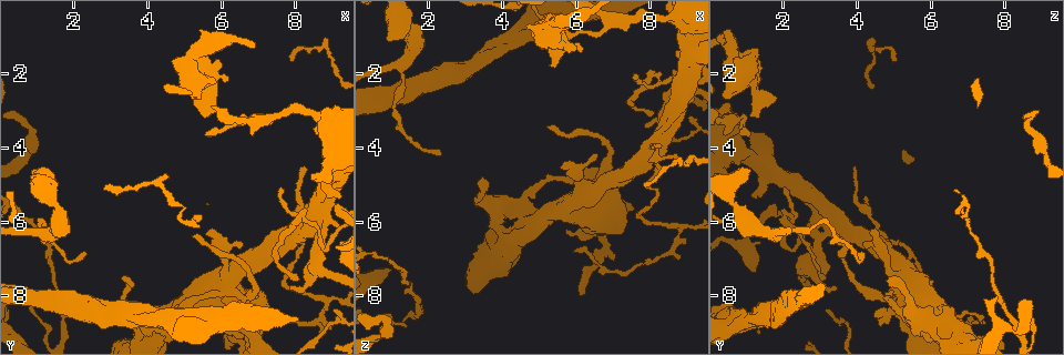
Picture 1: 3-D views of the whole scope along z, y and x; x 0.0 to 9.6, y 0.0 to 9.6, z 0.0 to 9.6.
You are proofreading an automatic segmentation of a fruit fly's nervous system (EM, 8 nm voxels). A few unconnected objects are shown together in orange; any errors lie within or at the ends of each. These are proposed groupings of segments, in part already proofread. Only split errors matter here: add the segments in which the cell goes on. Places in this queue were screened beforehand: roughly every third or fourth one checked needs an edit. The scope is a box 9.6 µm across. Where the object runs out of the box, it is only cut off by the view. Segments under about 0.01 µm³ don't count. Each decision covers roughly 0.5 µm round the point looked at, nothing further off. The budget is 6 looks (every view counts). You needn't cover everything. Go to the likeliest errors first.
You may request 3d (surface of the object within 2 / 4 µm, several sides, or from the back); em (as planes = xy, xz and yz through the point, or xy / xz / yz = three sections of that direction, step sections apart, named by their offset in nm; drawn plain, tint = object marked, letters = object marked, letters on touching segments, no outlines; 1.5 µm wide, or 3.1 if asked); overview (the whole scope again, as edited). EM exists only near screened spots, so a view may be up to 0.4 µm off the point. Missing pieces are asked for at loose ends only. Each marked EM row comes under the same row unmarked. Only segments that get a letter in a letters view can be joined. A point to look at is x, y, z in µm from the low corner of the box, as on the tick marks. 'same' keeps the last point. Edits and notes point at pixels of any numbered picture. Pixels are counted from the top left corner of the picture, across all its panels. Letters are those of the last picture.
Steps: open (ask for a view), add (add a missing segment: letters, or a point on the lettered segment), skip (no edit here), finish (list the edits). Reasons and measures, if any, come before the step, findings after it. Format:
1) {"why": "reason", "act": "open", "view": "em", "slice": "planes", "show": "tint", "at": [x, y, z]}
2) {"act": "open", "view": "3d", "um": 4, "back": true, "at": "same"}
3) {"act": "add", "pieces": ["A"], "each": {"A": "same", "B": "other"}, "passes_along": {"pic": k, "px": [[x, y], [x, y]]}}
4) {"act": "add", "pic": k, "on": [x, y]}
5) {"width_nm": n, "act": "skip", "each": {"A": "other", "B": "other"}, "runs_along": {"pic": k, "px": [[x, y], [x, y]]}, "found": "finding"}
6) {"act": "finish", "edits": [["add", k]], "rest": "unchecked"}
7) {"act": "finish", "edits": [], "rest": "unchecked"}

{"act": "open", "view": "em", "slice": "yz", "step": 8, "show": "letters", "at": [5.35, 2.75, 1.75]}

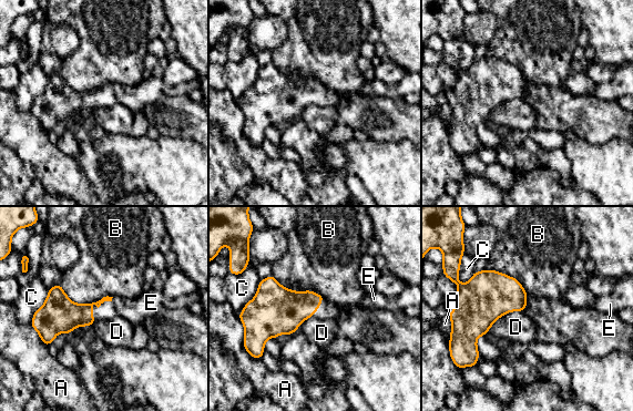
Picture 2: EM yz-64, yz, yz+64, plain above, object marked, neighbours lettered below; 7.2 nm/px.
{"longest_contact_nm": ["B", 400], "act": "add", "pieces": ["E"], "each": {"A": "other", "B": "other", "C": "other", "D": "other", "E": "same"}, "found": "it goes on there"}

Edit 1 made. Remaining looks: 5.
{"why": "redraw", "act": "open", "view": "overview"}

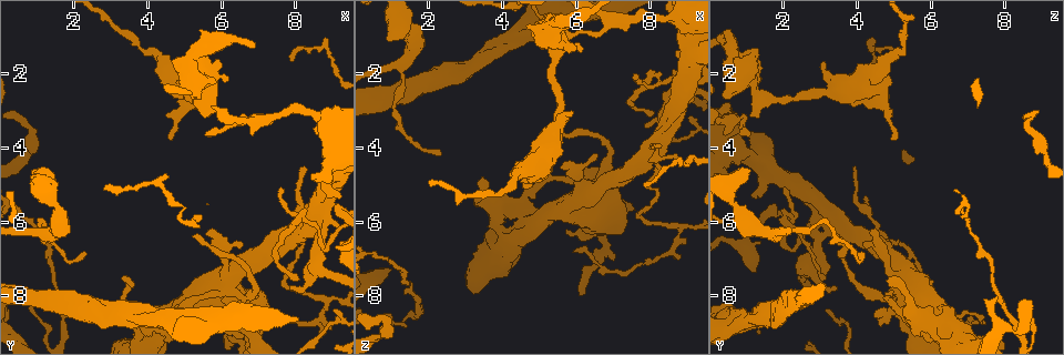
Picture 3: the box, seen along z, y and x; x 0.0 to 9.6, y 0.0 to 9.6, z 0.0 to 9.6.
{"why": "thin end", "act": "open", "view": "em", "slice": "planes", "show": "letters", "at": [5.20, 6.40, 3.40]}

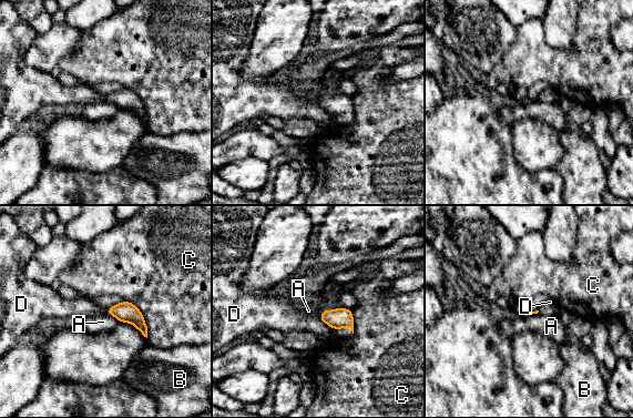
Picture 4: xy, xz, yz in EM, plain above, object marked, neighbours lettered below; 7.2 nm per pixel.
{"longest_contact_nm": ["C", 320], "act": "skip", "each": {"A": "other", "B": "other", "C": "other", "D": "other"}, "found": "no lettered segment goes on from it"}

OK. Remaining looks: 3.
{"why": "thin end", "act": "open", "view": "3d", "um": 4, "at": [7.60, 5.05, 2.00]}

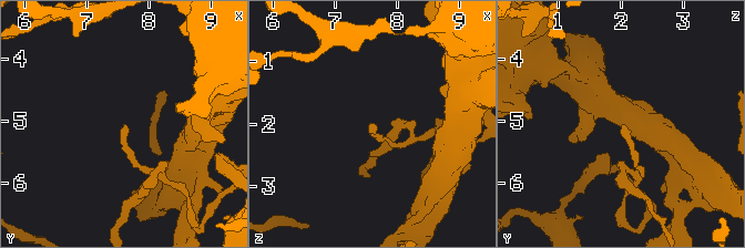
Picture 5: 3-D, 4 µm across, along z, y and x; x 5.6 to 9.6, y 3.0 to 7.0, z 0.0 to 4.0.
{"act": "open", "view": "em", "slice": "xy", "step": 4, "show": "tint", "at": [7.60, 5.05, 2.05]}

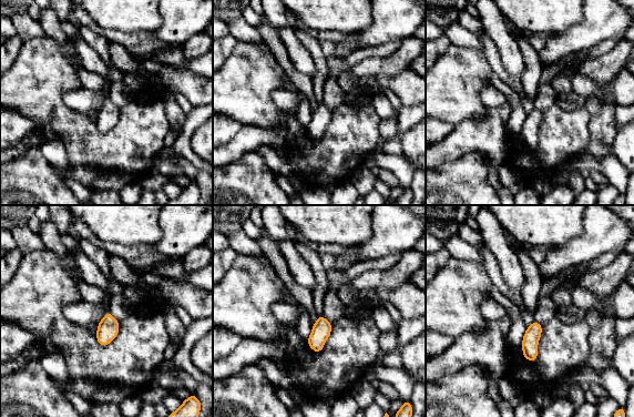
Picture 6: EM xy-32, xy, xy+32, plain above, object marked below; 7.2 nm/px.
{"act": "open", "view": "em", "slice": "planes", "show": "letters", "at": "same"}

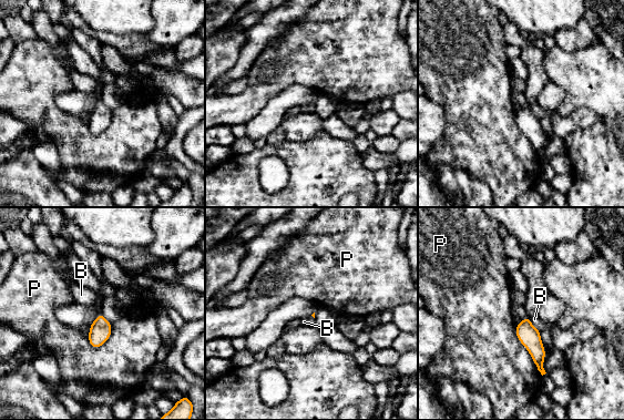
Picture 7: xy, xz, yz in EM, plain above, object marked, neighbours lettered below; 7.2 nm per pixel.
{"act": "skip", "each": {"B": "other", "P": "other"}, "border": {"pic": 7, "px": [[528, 317], [540, 331]]}, "found": "no lettered segment goes on from it"}

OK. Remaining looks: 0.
{"act": "finish", "edits": [["add", 2]], "rest": "unchecked"}

